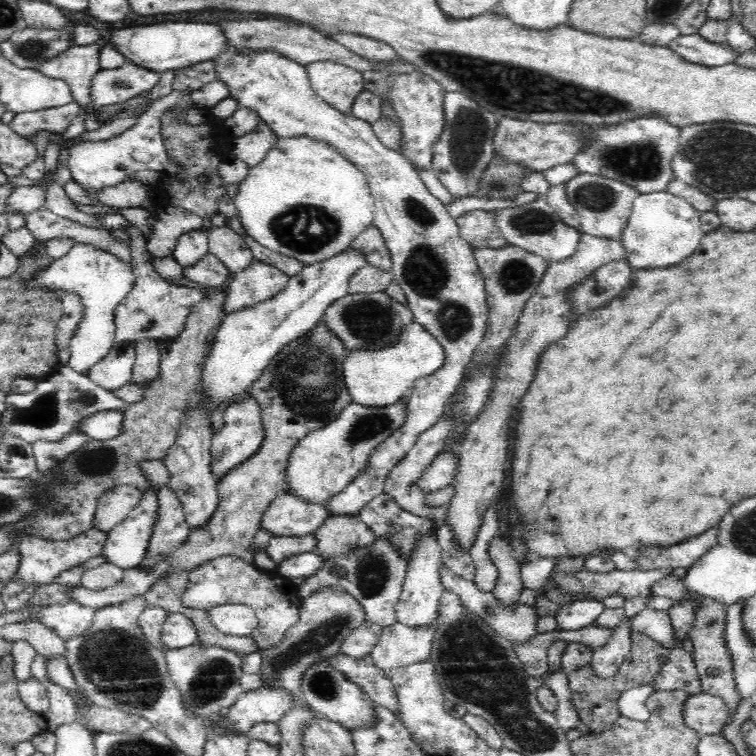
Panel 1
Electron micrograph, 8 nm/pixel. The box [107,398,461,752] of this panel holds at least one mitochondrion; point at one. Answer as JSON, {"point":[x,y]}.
{"point":[323,635]}

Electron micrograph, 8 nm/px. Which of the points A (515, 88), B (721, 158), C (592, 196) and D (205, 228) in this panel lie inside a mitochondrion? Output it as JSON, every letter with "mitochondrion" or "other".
{"A":"mitochondrion","B":"mitochondrion","C":"mitochondrion","D":"other"}

